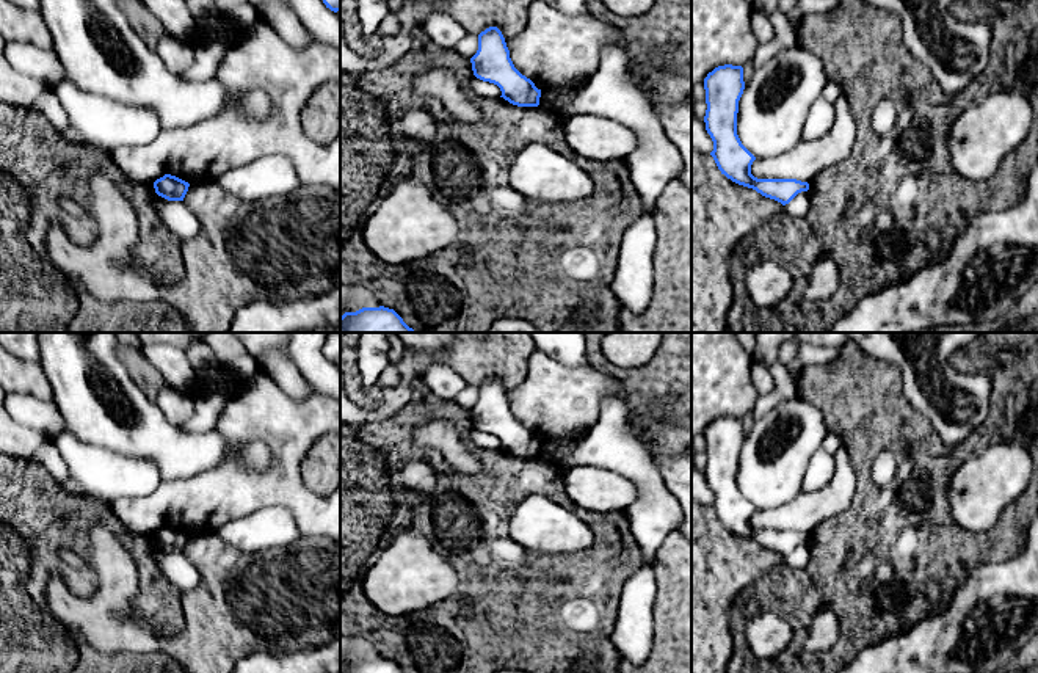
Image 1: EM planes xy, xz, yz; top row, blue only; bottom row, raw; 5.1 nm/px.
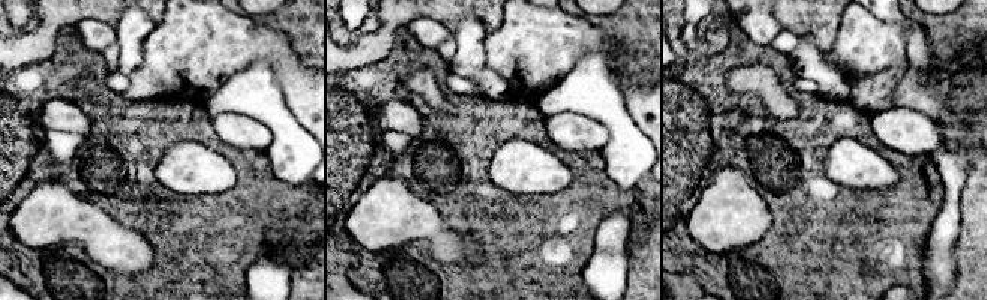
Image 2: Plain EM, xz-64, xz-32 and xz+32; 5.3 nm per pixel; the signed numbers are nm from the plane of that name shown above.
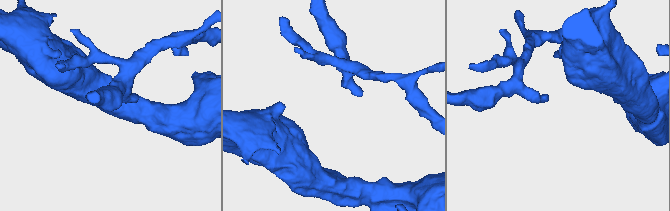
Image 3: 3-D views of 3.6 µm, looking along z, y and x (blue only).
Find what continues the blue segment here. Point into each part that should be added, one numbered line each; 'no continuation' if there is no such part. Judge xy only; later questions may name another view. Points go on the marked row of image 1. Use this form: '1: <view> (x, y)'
no continuation

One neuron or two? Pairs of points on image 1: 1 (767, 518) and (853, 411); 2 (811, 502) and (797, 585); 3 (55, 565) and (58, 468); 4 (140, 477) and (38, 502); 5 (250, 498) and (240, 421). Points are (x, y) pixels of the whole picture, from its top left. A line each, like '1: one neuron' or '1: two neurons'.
1: two neurons
2: two neurons
3: two neurons
4: two neurons
5: one neuron

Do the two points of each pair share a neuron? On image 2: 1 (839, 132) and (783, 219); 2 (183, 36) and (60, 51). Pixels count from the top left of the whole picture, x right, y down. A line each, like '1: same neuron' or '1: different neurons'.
1: same neuron
2: different neurons

